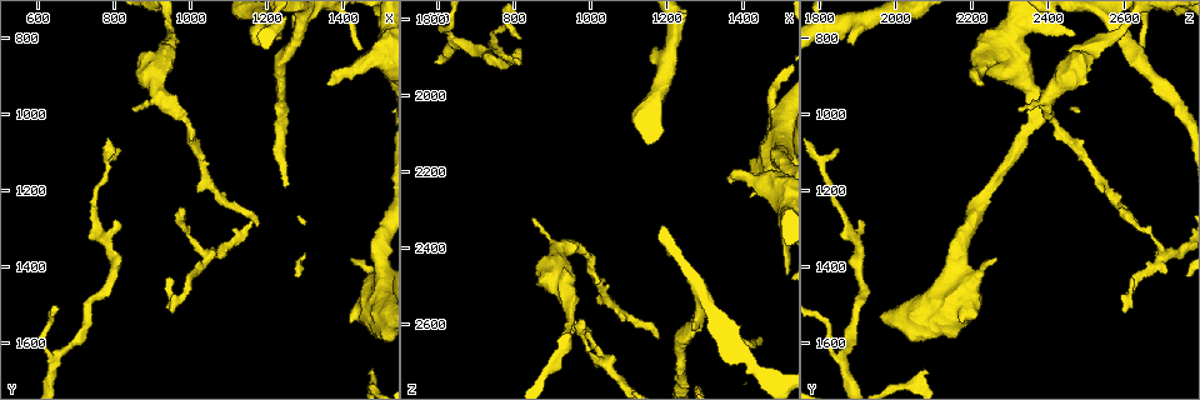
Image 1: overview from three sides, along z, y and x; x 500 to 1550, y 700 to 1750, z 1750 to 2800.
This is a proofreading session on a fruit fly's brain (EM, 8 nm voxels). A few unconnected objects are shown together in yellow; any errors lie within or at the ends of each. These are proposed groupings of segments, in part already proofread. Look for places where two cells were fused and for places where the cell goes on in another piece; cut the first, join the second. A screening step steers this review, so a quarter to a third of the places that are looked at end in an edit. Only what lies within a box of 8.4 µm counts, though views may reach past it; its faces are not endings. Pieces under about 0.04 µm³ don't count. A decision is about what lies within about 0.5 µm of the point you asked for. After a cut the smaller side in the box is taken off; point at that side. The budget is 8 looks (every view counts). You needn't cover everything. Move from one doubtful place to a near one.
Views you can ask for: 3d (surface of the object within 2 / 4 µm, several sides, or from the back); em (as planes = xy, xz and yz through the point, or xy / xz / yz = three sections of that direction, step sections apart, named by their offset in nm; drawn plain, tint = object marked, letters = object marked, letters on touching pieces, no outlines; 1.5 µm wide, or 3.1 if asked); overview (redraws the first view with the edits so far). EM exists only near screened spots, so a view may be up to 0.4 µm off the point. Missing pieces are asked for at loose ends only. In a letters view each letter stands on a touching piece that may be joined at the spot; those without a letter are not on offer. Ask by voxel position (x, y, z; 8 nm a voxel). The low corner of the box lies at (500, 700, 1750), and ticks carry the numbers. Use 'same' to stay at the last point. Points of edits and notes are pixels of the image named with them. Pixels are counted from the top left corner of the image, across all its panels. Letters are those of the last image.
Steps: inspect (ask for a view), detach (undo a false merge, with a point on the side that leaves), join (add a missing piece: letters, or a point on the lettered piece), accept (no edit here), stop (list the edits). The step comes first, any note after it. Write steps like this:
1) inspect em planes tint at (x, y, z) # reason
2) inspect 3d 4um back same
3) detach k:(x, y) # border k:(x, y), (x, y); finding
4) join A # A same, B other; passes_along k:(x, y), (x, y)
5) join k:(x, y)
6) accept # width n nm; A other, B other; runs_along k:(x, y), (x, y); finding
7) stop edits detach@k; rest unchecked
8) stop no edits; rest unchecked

inspect em planes plain at (1445, 830, 2635) # free end

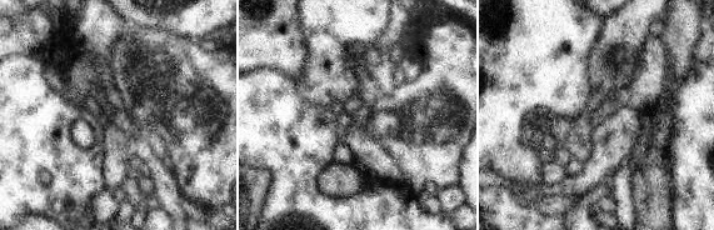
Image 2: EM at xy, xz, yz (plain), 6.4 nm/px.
inspect em planes tint same # where the object lies

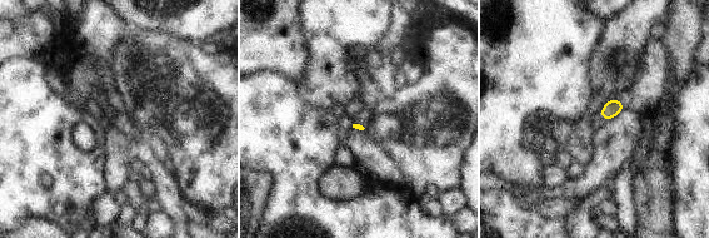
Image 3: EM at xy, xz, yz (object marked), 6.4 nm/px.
inspect em planes letters same

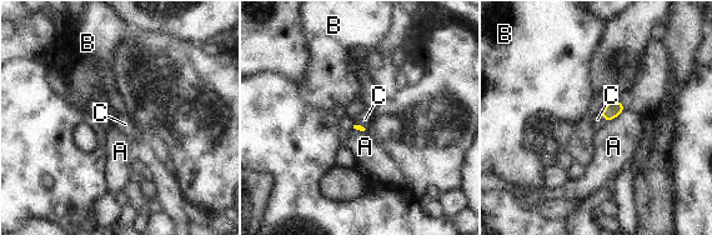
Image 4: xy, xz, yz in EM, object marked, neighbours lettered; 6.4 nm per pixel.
join C # longest_contact A 160 nm; A other, B other, C same; passes_along 4:(612, 109), (603, 119), (598, 123); it goes on there

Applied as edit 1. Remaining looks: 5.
inspect overview

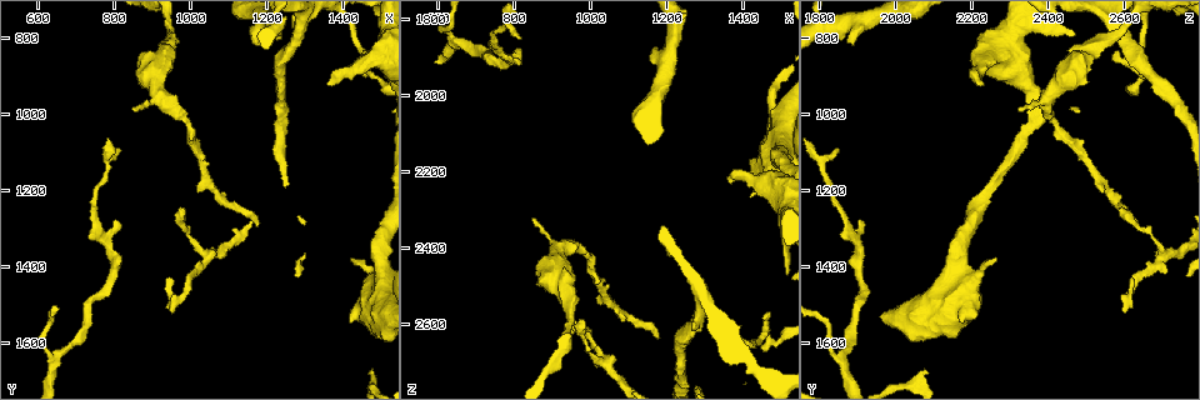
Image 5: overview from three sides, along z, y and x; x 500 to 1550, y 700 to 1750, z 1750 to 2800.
inspect 3d 4um back at (1175, 1290, 2640) # long arm stops here

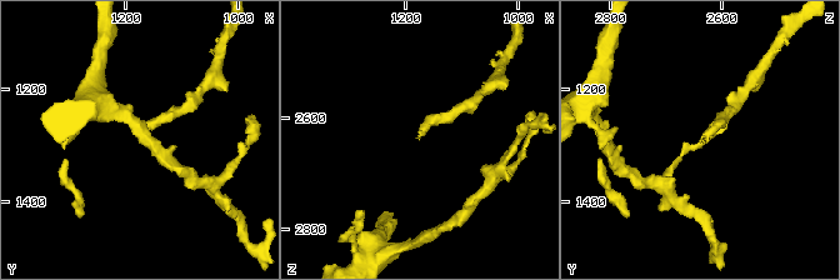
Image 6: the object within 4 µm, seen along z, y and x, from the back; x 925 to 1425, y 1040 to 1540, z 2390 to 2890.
inspect em xy step 4 letters at (1175, 1295, 2645)

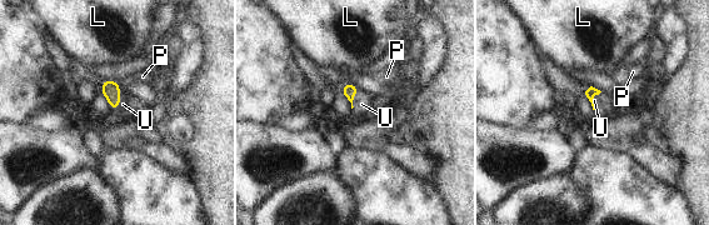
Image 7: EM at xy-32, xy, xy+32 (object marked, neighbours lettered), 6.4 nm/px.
join U # L other, P other, U same; passes_along 7:(590, 93), (592, 100), (605, 104); it goes on there

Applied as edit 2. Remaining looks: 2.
stop edits join@4, join@7; rest unchecked

